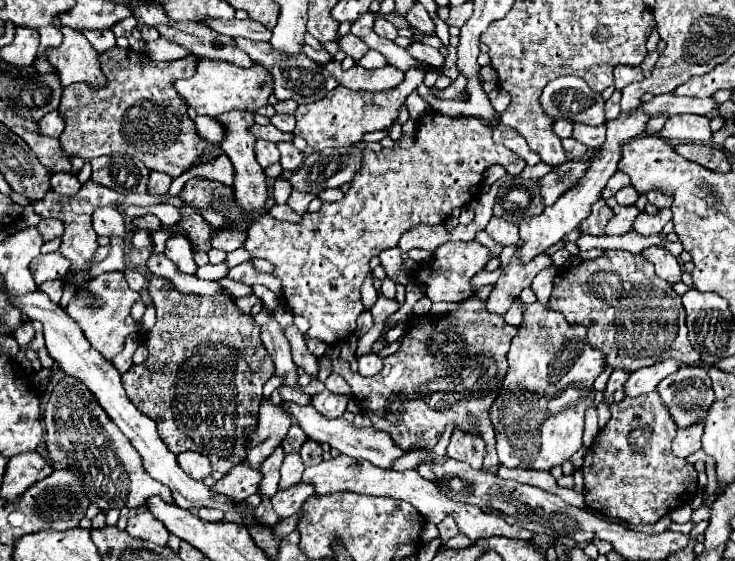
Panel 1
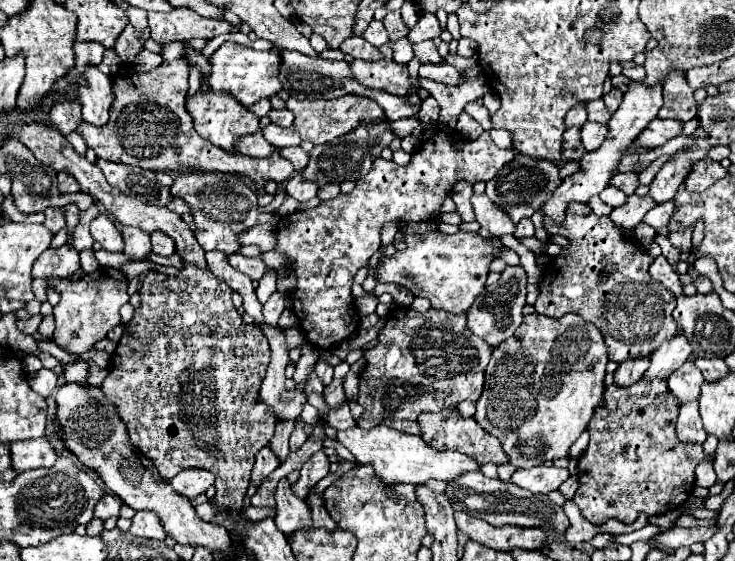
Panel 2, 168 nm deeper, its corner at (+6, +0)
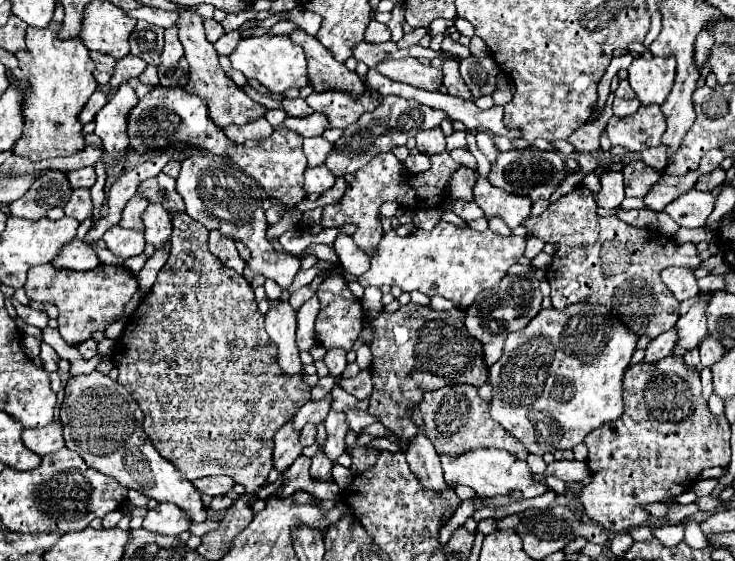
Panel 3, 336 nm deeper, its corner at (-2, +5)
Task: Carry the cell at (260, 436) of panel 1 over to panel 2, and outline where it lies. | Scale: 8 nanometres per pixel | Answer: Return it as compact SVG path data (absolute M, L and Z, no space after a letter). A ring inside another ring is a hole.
M267 324L263 326L263 332L265 332L269 346L271 346L271 362L267 366L267 374L265 374L265 380L261 384L259 398L261 398L263 404L267 404L275 412L275 418L279 422L281 420L295 420L295 418L299 418L301 406L305 404L305 394L301 390L295 390L295 392L285 390L285 368L287 368L287 362L289 362L289 350L287 350L287 344L285 344L285 334L279 332L273 326L267 326Z

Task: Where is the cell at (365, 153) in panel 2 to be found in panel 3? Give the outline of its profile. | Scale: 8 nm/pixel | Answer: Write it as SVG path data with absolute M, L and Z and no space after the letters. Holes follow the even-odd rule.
M383 97L379 107L363 113L363 117L349 125L341 139L335 143L333 153L327 157L325 165L331 169L335 177L343 177L349 173L359 171L363 165L367 165L377 153L391 151L397 145L405 145L407 139L415 137L417 131L421 129L433 129L441 125L441 121L447 119L445 113L439 113L439 109L431 109L425 105L419 105L413 99L403 99L403 97Z

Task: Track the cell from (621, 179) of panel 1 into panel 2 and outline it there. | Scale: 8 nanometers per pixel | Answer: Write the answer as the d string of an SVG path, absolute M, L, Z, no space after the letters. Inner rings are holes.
M619 172L611 178L609 186L615 186L615 188L623 190L627 196L631 196L637 188L637 174L635 172Z

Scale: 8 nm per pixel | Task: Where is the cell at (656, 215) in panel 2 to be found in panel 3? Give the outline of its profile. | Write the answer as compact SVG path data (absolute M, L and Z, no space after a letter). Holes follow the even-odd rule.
M691 189L683 193L677 201L667 205L665 213L681 227L705 227L705 221L713 209L715 209L713 193L701 193L697 189Z

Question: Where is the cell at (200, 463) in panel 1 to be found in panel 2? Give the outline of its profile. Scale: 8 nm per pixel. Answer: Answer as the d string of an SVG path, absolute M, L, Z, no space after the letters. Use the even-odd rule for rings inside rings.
M187 468L181 470L177 476L173 476L169 480L169 484L173 486L175 492L183 494L185 498L195 498L197 494L203 494L215 480L215 474L203 468Z

